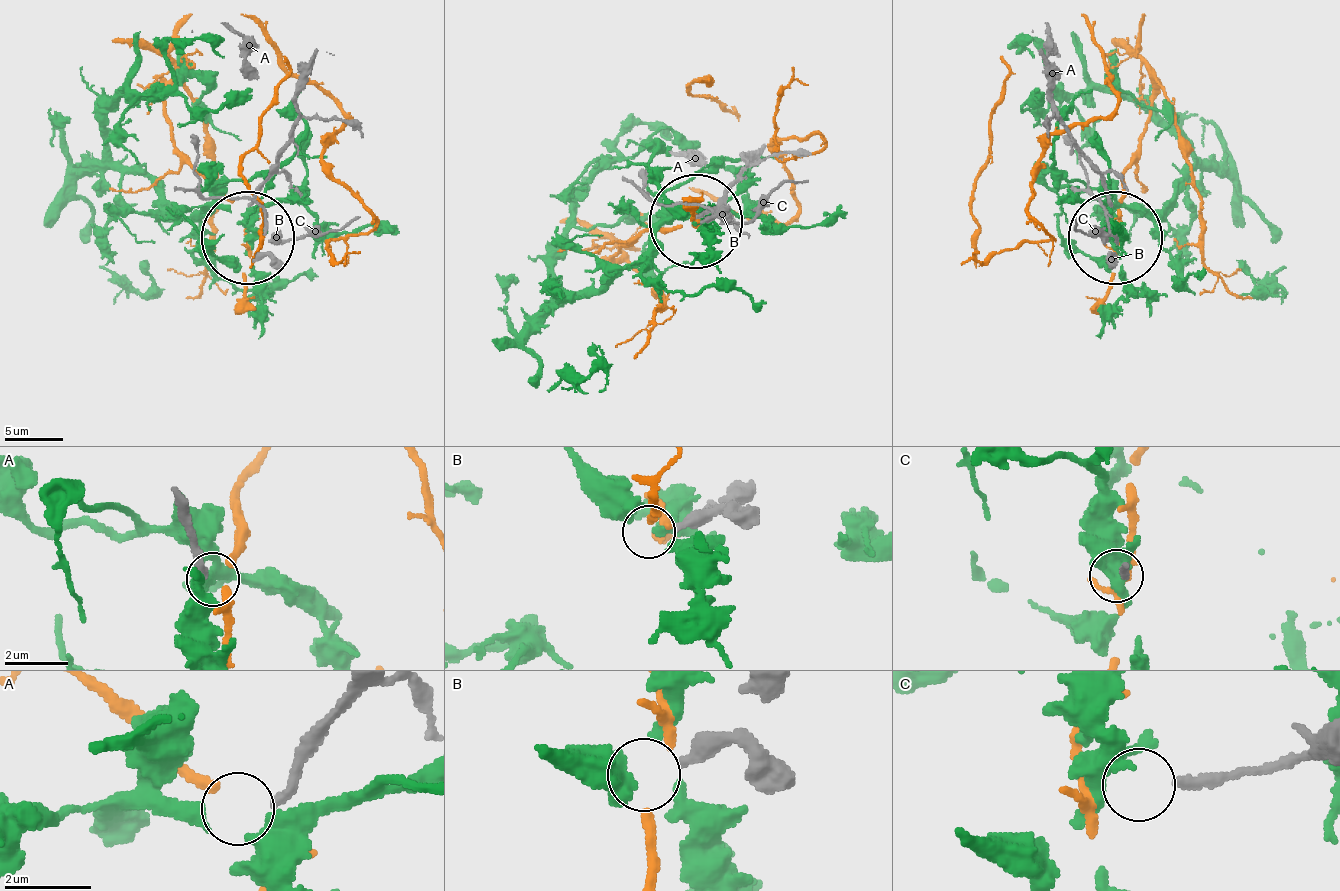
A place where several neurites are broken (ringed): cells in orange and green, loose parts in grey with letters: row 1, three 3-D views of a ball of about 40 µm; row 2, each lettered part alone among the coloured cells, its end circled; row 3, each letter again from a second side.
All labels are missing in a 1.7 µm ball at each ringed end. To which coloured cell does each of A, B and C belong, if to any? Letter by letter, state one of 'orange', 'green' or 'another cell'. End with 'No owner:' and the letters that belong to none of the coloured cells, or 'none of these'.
A: another cell
B: another cell
C: another cell
No owner: A, B, C

